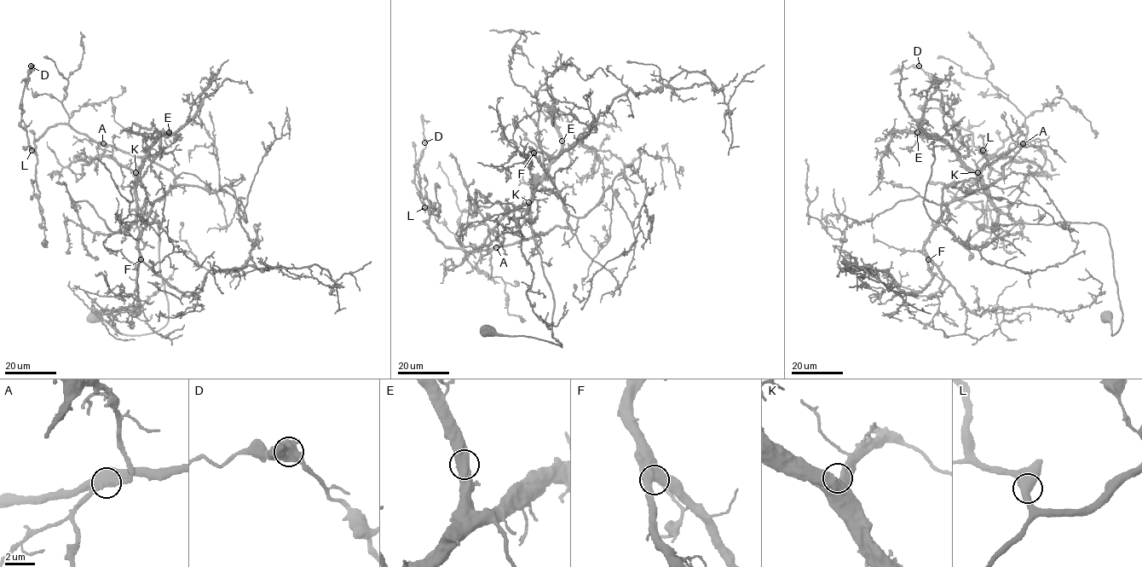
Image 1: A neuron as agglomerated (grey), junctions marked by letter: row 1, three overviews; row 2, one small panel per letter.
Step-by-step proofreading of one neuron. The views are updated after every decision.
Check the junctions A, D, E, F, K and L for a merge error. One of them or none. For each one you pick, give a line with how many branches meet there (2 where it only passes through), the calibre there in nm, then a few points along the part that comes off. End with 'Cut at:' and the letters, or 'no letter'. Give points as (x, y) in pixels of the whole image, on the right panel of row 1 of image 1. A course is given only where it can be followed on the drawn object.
A: Branches: 2. Thickness 650 nm. Course of the part to remove: (1023, 143), (992, 157), (980, 182), (1016, 221), (1106, 228), (1122, 313), (1114, 335), (1103, 318)
Cut at: A

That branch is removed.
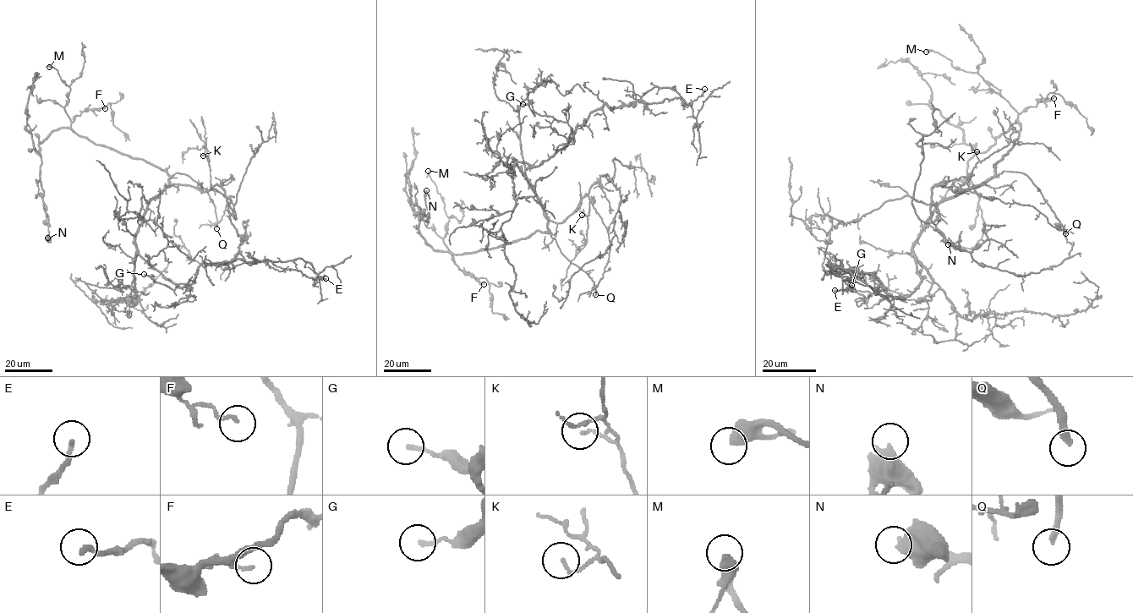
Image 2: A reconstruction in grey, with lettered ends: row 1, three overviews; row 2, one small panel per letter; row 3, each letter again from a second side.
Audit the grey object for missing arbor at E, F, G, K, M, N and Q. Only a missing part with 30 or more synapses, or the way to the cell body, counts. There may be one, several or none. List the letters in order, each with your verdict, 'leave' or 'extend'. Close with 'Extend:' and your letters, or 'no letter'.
E: leave
F: leave
G: leave
K: leave
M: leave
N: leave
Q: extend
Extend: Q

